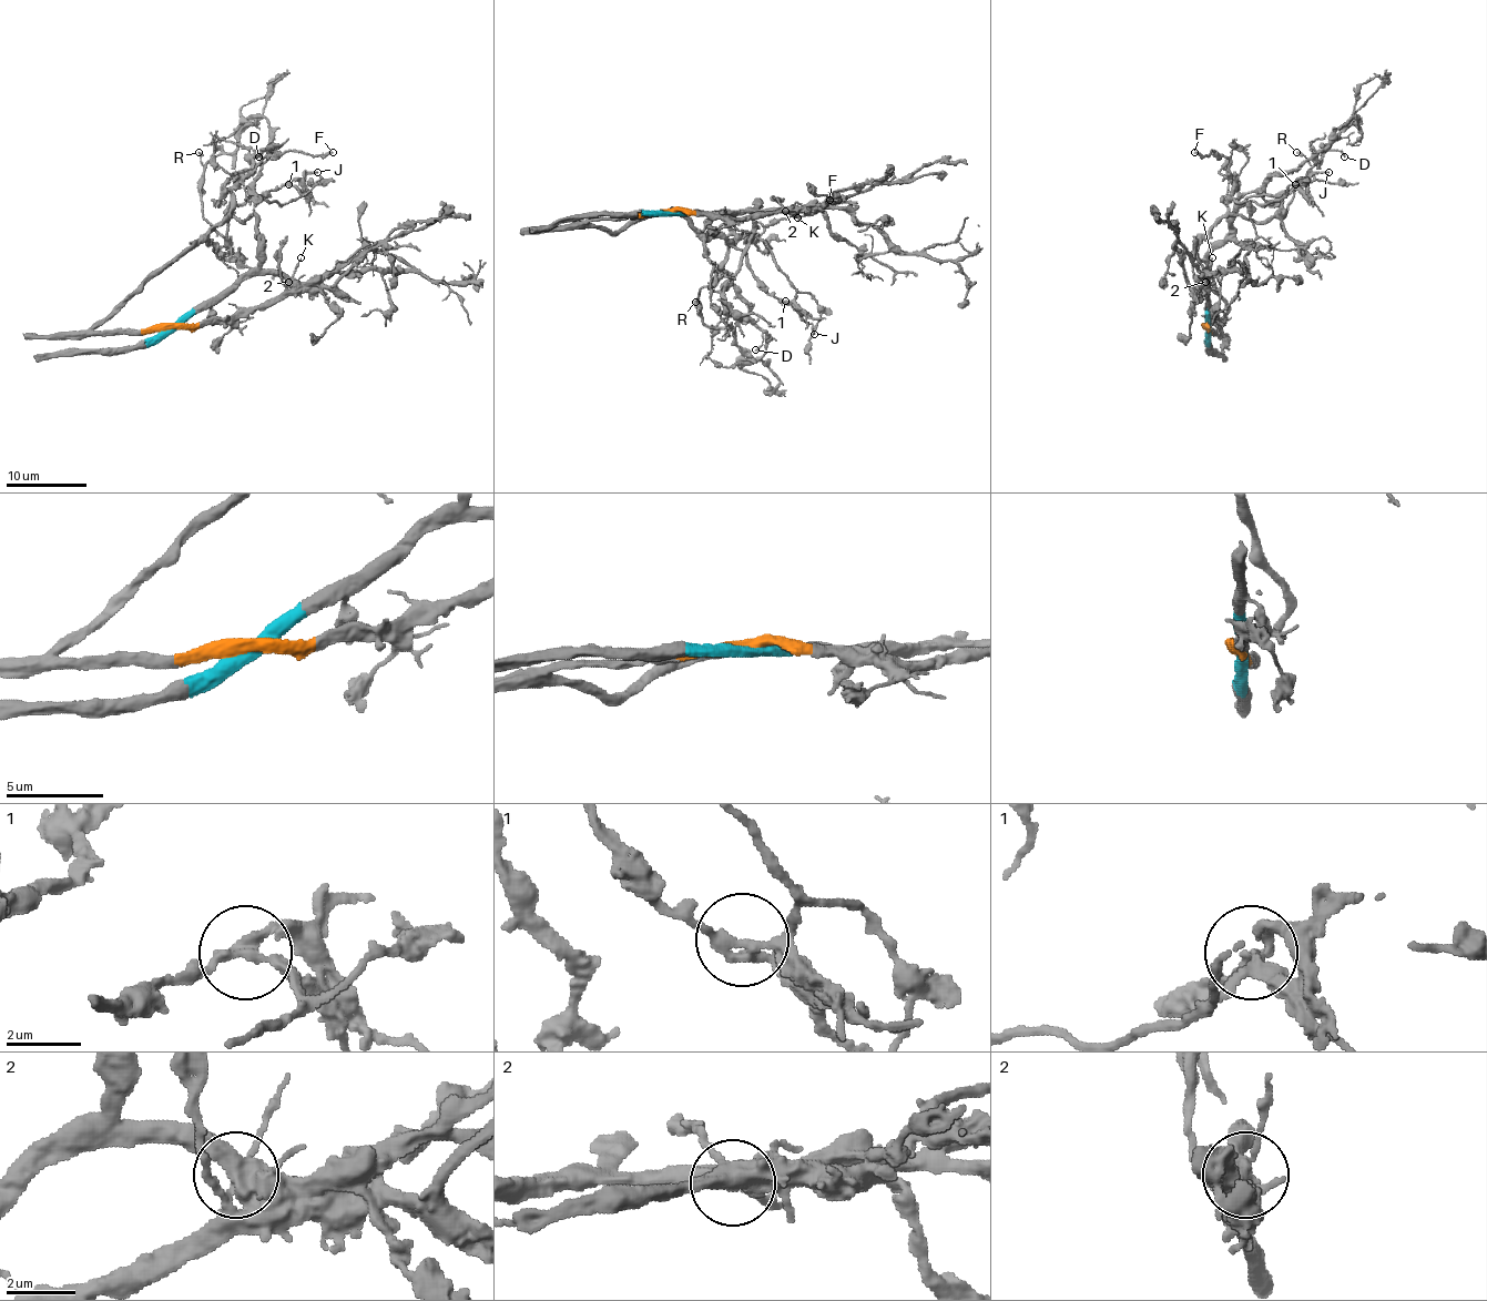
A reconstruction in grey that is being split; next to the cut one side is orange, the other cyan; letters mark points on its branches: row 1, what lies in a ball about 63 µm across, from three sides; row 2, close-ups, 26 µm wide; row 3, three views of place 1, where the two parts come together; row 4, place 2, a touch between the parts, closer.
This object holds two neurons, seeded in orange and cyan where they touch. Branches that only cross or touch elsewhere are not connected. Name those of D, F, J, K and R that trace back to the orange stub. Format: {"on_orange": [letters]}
{"on_orange": ["D", "F", "J", "K"]}

